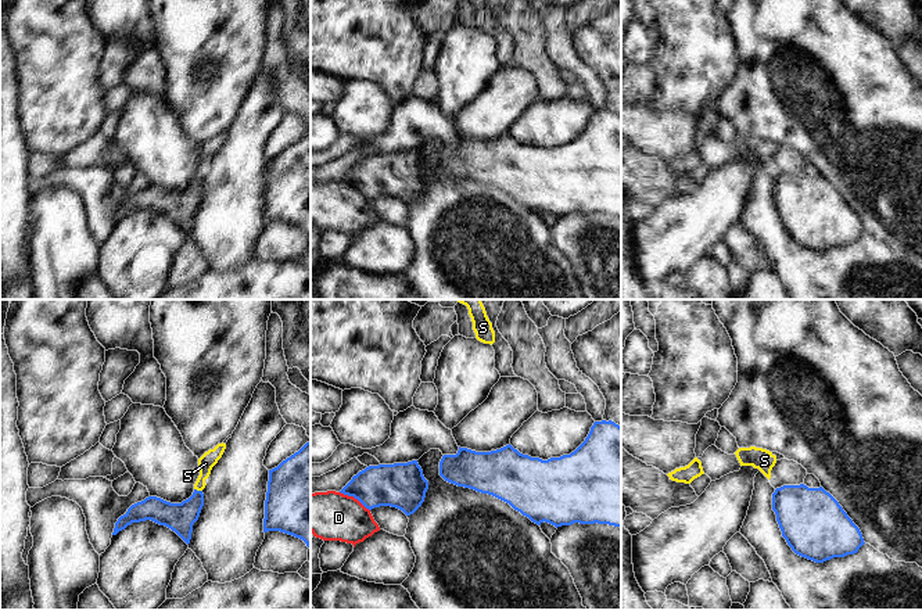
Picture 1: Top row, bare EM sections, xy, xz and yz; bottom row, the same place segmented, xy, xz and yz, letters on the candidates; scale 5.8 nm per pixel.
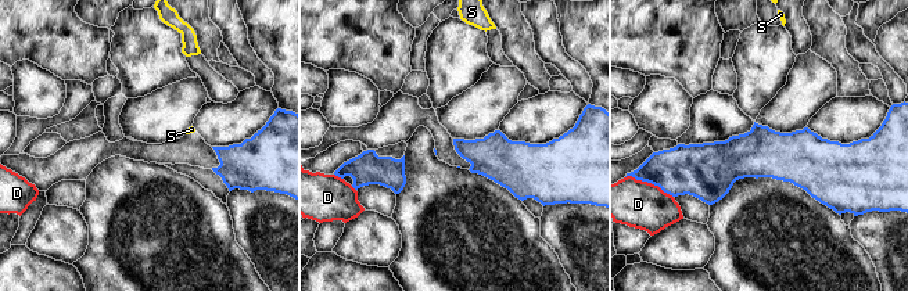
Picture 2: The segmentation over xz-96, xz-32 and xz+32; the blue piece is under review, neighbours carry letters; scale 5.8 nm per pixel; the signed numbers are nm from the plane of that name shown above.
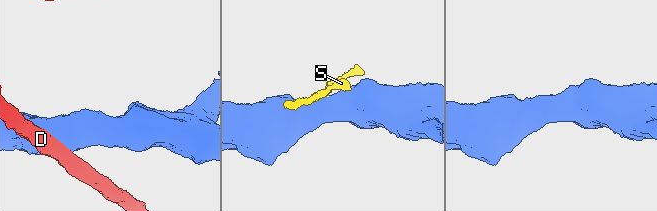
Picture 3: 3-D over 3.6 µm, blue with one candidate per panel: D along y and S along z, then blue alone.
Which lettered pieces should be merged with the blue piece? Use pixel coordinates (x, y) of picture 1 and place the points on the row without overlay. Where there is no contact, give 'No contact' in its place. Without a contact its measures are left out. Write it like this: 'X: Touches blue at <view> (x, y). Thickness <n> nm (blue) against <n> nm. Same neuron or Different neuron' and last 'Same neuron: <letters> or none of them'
D: Touches blue at xz (355, 187). Thickness 240 nm (blue) against 280 nm. Different neuron
S: Touches blue at xy (198, 180). Thickness 170 nm (blue) against 90 nm. Different neuron
Same neuron: none of them.

